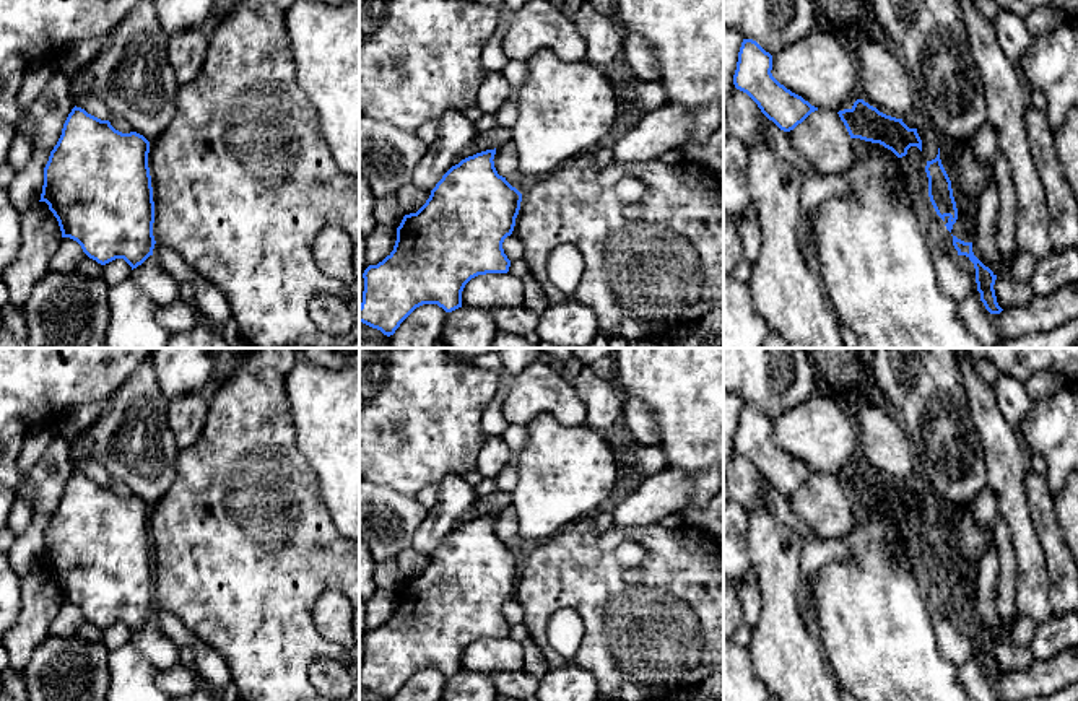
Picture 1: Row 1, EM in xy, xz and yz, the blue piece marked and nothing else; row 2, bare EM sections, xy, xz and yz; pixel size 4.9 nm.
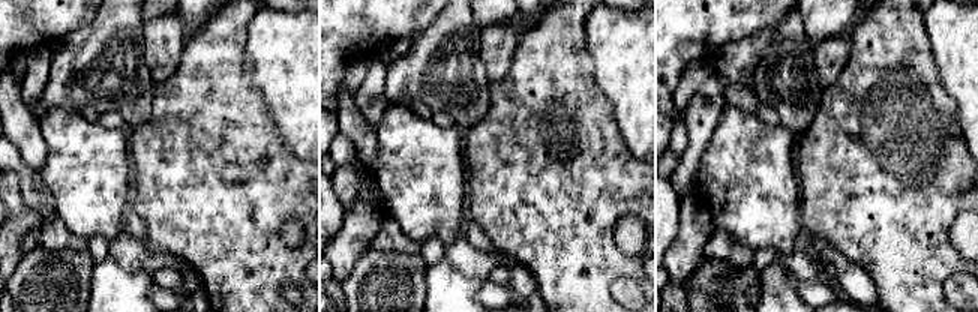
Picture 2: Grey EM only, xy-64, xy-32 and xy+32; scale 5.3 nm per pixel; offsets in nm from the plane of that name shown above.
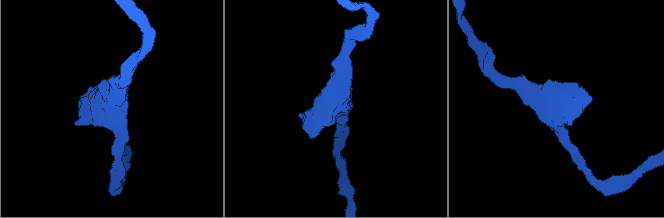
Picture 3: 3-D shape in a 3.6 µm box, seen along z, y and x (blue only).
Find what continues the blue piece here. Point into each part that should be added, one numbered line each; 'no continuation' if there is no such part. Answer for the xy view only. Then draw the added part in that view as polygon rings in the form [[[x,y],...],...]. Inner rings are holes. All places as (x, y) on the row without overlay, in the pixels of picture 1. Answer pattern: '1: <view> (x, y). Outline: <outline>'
no continuation

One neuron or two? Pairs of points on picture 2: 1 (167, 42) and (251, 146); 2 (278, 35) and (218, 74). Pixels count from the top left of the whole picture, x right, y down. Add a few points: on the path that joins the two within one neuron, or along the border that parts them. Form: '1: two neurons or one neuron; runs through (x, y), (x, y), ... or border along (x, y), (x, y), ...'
1: two neurons; border along (188, 33), (177, 69), (156, 84)
2: two neurons; border along (249, 20), (246, 54), (255, 89)

